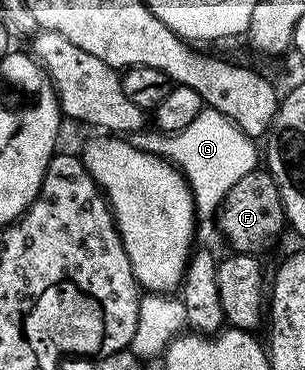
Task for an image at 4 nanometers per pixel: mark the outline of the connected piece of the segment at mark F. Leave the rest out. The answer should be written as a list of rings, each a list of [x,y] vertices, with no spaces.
[[[265,168],[252,170],[247,172],[247,176],[242,176],[235,184],[235,188],[231,188],[231,192],[225,194],[225,199],[219,203],[219,210],[225,242],[234,254],[264,255],[264,250],[287,230],[279,188]]]

